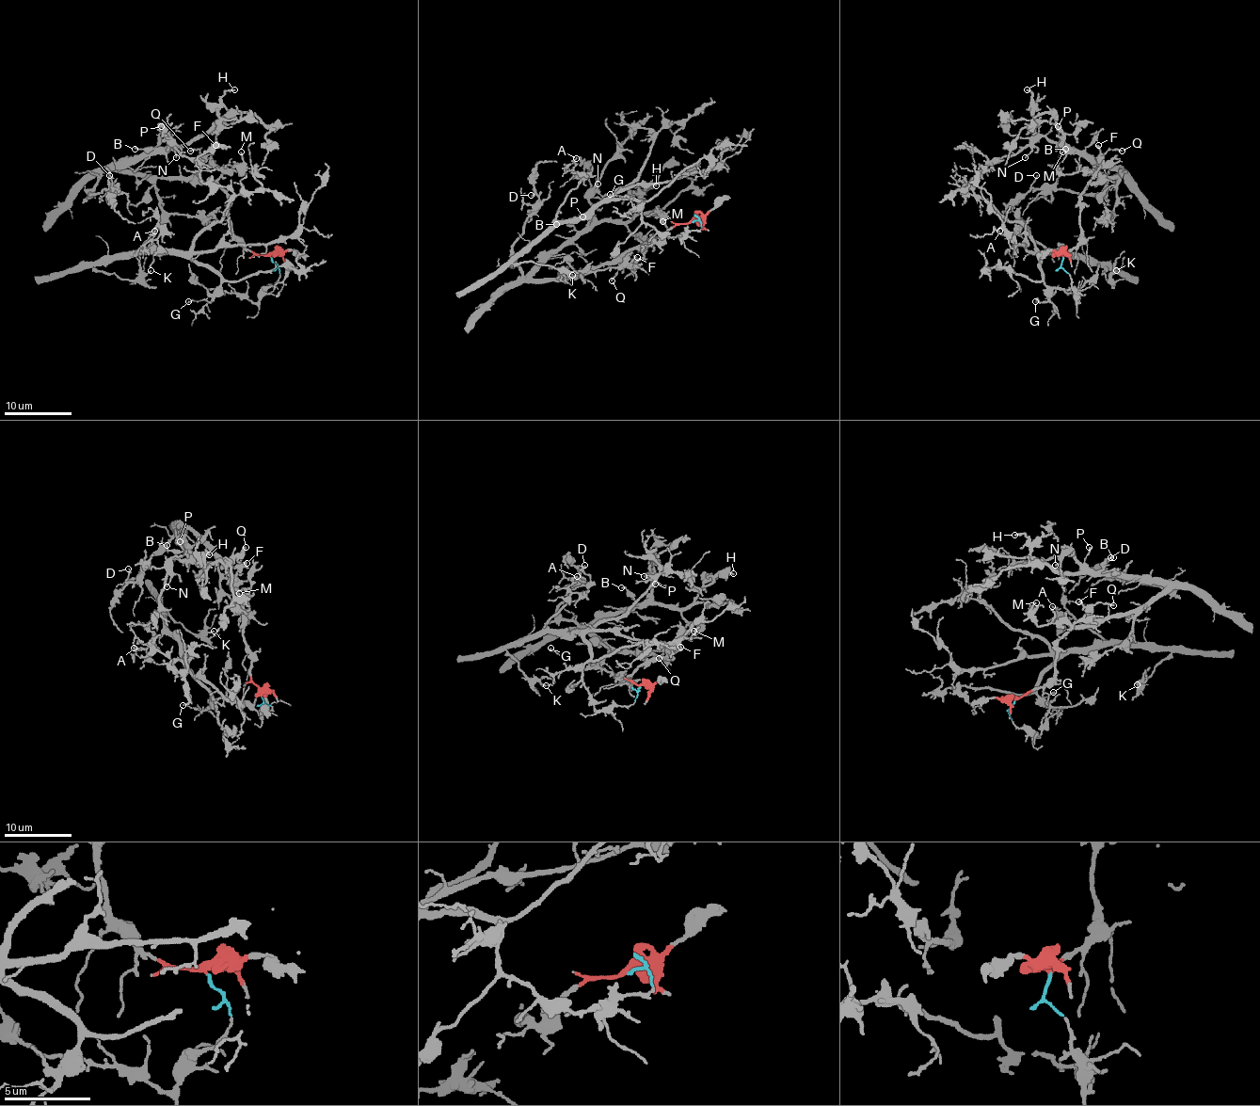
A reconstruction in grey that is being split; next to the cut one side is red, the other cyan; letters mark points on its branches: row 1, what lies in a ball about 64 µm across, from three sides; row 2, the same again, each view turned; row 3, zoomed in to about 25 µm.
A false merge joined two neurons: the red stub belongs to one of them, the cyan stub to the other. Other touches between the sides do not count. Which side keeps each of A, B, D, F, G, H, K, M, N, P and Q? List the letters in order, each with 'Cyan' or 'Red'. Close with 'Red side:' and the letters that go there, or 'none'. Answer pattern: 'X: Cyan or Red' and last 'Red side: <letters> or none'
A: Cyan
B: Red
D: Red
F: Red
G: Cyan
H: Red
K: Cyan
M: Red
N: Red
P: Red
Q: Red
Red side: B, D, F, H, M, N, P, Q

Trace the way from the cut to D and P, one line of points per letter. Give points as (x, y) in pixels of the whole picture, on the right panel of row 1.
D: (1063, 257), (1083, 235), (1080, 197), (1088, 184), (1122, 169), (1098, 193), (1036, 190), (1036, 175)
P: (1063, 257), (1083, 235), (1080, 197), (1088, 184), (1113, 178), (1120, 169), (1075, 152), (1060, 139), (1058, 126)

